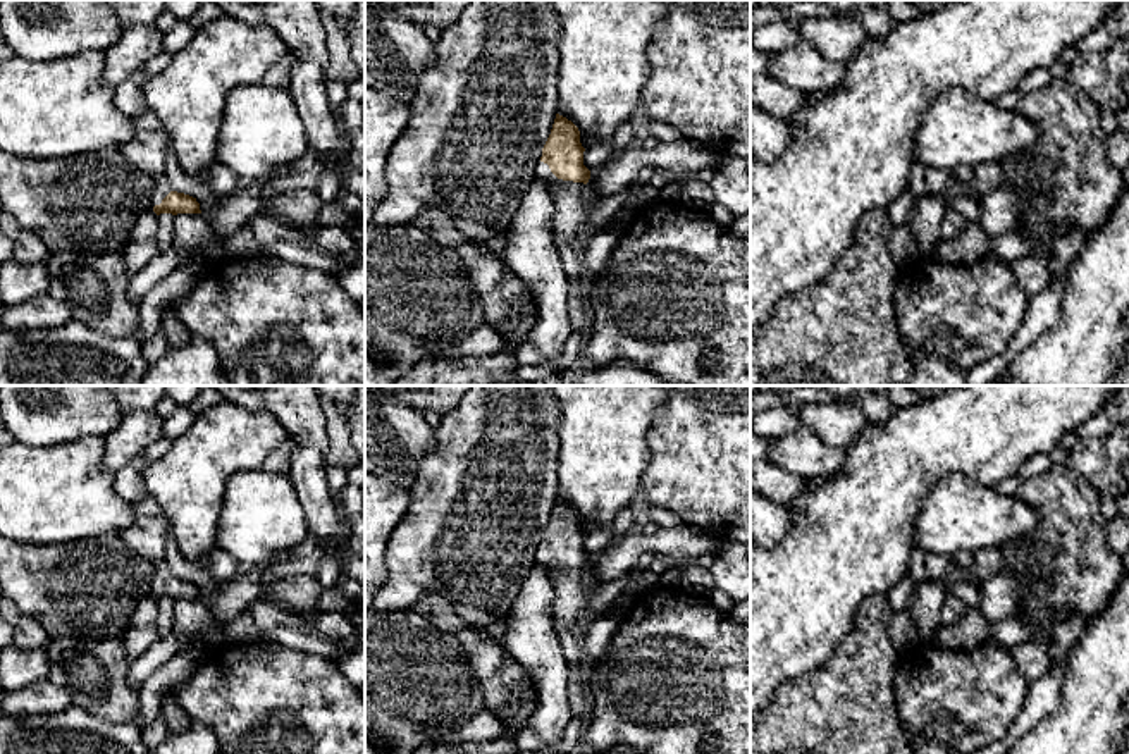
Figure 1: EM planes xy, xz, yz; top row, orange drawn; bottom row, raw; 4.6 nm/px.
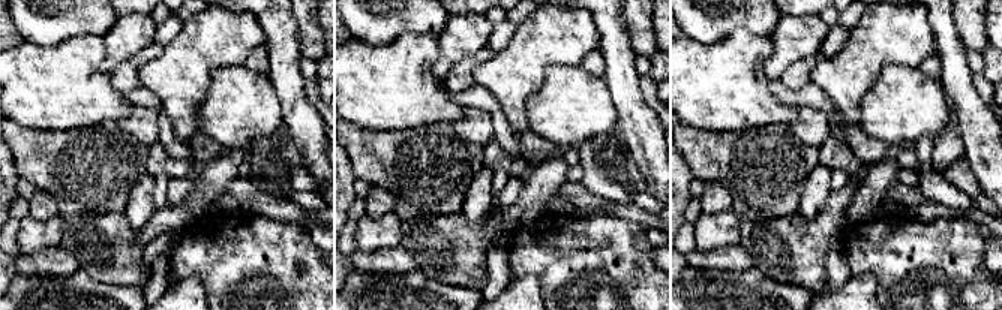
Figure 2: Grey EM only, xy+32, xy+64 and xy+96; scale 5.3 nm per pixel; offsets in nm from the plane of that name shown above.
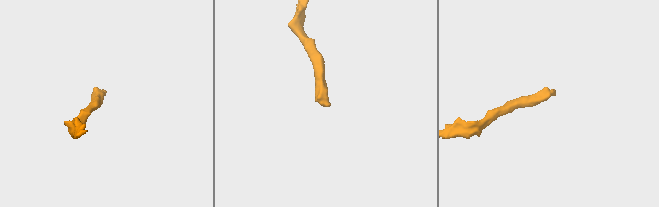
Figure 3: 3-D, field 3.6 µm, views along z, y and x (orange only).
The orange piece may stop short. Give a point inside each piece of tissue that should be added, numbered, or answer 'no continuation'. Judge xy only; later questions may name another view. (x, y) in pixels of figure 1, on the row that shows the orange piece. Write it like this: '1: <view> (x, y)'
1: xy (162, 188)

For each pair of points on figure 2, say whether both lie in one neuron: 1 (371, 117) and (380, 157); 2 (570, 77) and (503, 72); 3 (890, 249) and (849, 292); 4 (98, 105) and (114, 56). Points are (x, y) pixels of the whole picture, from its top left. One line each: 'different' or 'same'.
1: different
2: different
3: different
4: different

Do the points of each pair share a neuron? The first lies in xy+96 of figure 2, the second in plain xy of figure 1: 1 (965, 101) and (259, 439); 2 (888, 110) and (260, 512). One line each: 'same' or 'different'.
1: different
2: same

